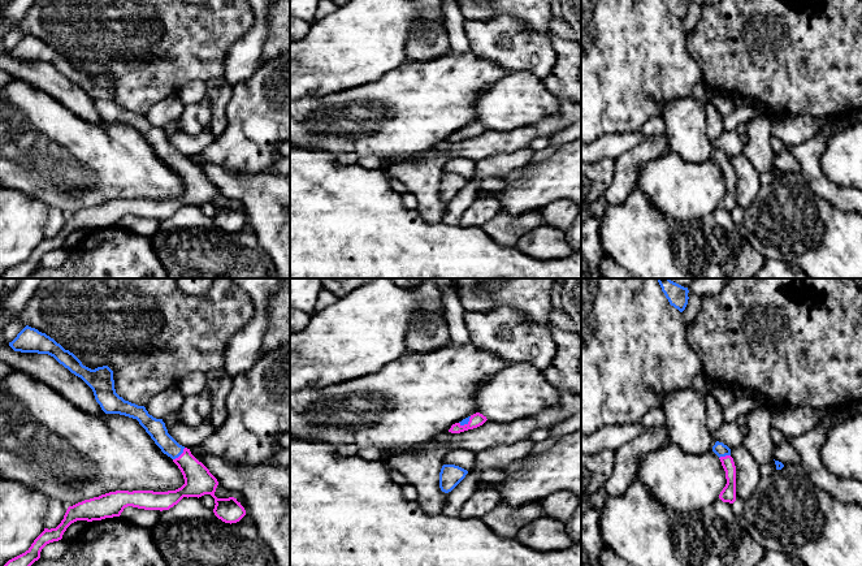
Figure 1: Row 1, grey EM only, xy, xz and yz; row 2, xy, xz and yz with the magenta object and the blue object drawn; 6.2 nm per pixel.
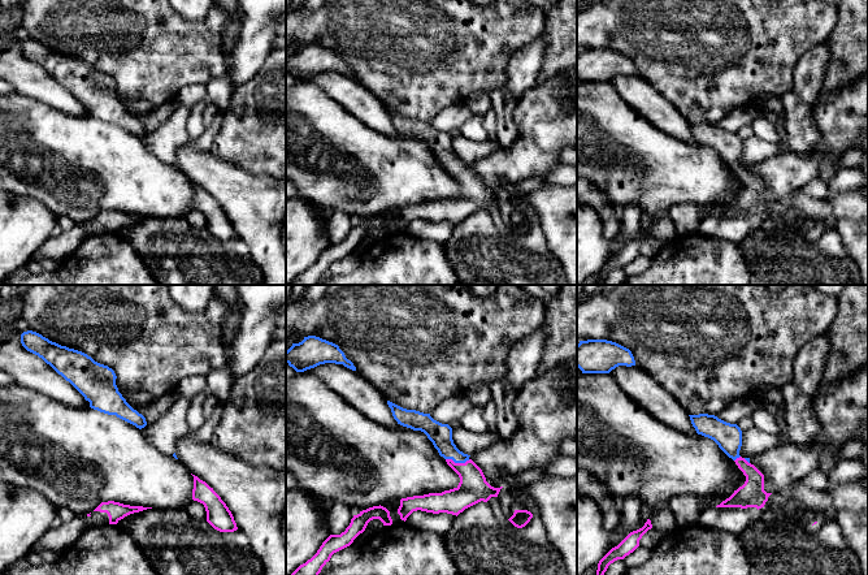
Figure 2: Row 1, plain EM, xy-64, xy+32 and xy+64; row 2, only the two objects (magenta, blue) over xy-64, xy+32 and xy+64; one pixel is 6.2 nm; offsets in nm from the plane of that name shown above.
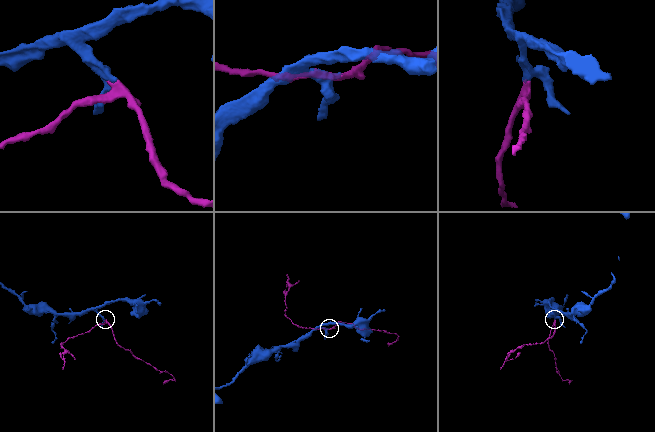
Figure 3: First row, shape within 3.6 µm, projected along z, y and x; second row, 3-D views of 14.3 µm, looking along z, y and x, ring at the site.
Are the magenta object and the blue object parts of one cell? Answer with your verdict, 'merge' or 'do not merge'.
merge

